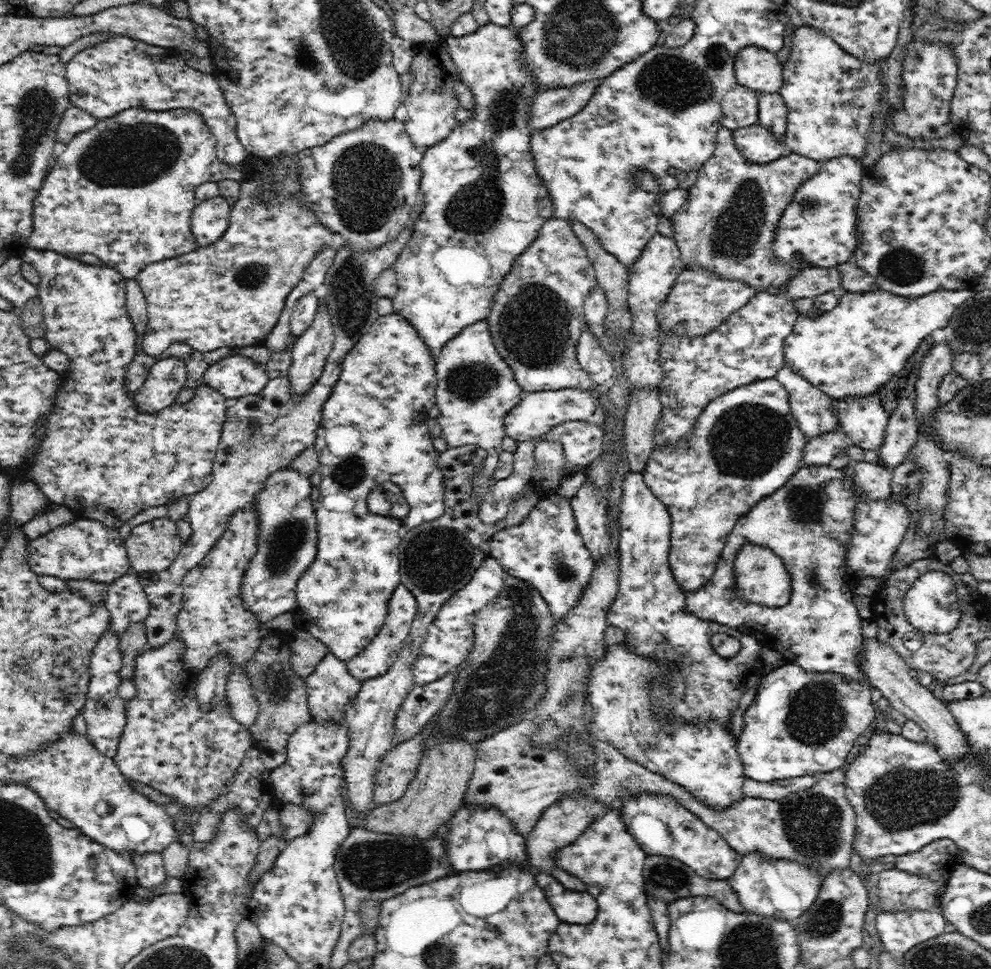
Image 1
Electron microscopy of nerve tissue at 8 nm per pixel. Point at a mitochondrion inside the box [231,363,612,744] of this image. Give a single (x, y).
(499, 691)

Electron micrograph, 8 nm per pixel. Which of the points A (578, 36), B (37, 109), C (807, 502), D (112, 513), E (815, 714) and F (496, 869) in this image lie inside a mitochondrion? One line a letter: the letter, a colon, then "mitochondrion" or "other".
A: mitochondrion
B: mitochondrion
C: mitochondrion
D: other
E: mitochondrion
F: other

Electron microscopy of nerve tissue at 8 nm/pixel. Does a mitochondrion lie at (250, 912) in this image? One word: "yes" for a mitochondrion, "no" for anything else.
no

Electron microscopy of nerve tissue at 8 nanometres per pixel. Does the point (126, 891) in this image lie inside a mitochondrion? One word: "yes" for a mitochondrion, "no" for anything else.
no

